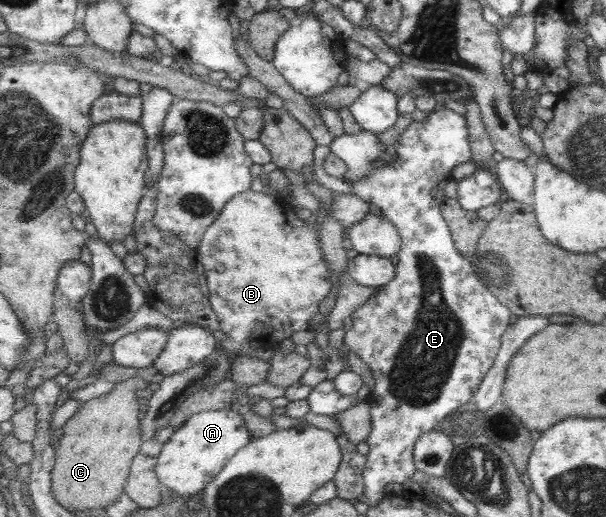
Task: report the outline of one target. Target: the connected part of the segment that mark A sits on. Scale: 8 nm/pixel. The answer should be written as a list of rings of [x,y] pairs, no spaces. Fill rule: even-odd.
[[[233,408],[195,414],[162,446],[156,474],[165,488],[171,488],[181,495],[199,493],[222,473],[231,458],[250,441],[251,433],[246,420]]]

